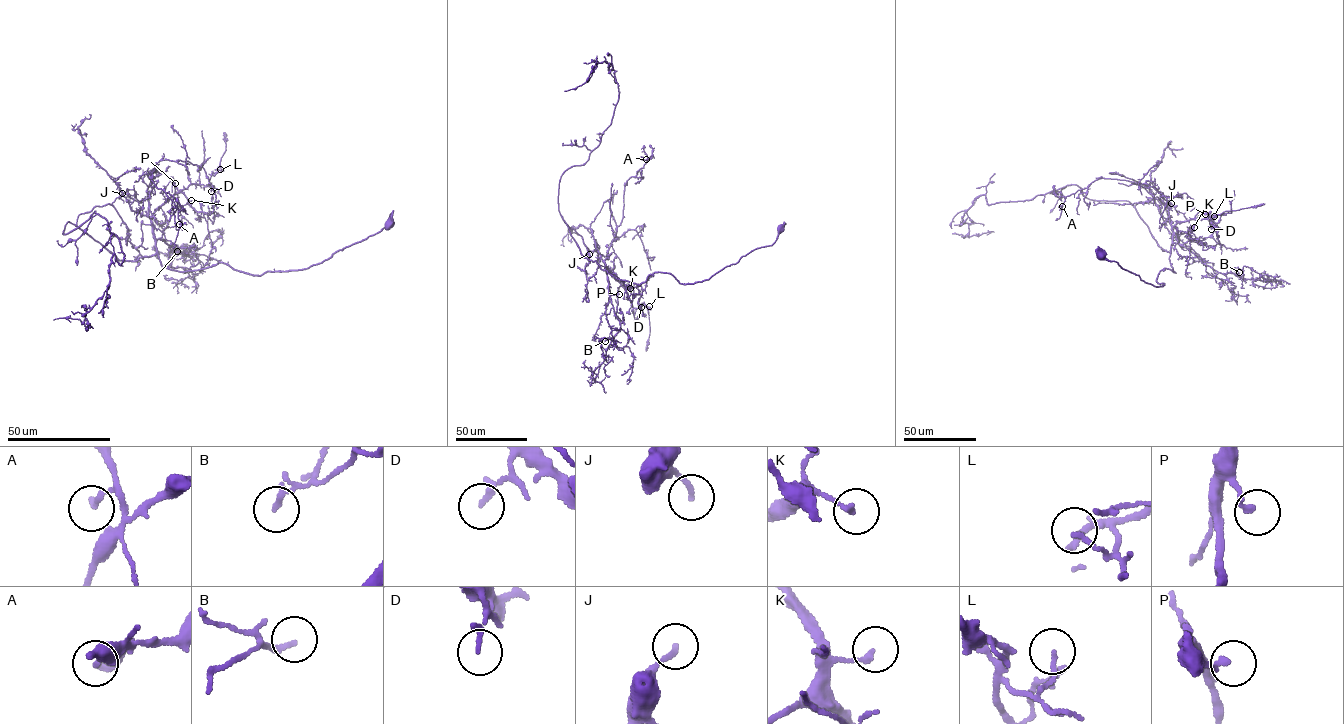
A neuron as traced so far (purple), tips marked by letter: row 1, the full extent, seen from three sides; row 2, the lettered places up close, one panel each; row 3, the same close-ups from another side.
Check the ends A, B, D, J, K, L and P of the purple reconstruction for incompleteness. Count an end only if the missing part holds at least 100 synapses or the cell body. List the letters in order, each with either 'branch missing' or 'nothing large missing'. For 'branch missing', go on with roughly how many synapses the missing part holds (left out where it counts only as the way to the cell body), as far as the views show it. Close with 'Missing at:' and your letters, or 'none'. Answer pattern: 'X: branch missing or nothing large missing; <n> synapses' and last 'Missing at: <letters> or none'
A: nothing large missing
B: nothing large missing
D: nothing large missing
J: nothing large missing
K: nothing large missing
L: nothing large missing
P: nothing large missing
Missing at: none

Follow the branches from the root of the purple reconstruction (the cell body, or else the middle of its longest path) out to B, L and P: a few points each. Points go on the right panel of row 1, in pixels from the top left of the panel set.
B: (1102, 256), (1158, 287), (1164, 284), (1156, 281), (1160, 271), (1175, 272), (1174, 243), (1218, 272), (1239, 272)
L: (1102, 256), (1161, 286), (1159, 272), (1175, 272), (1172, 227), (1191, 219), (1214, 225), (1214, 216)
P: (1102, 256), (1161, 286), (1156, 280), (1159, 272), (1175, 272), (1169, 258), (1172, 227), (1199, 211), (1205, 214)

